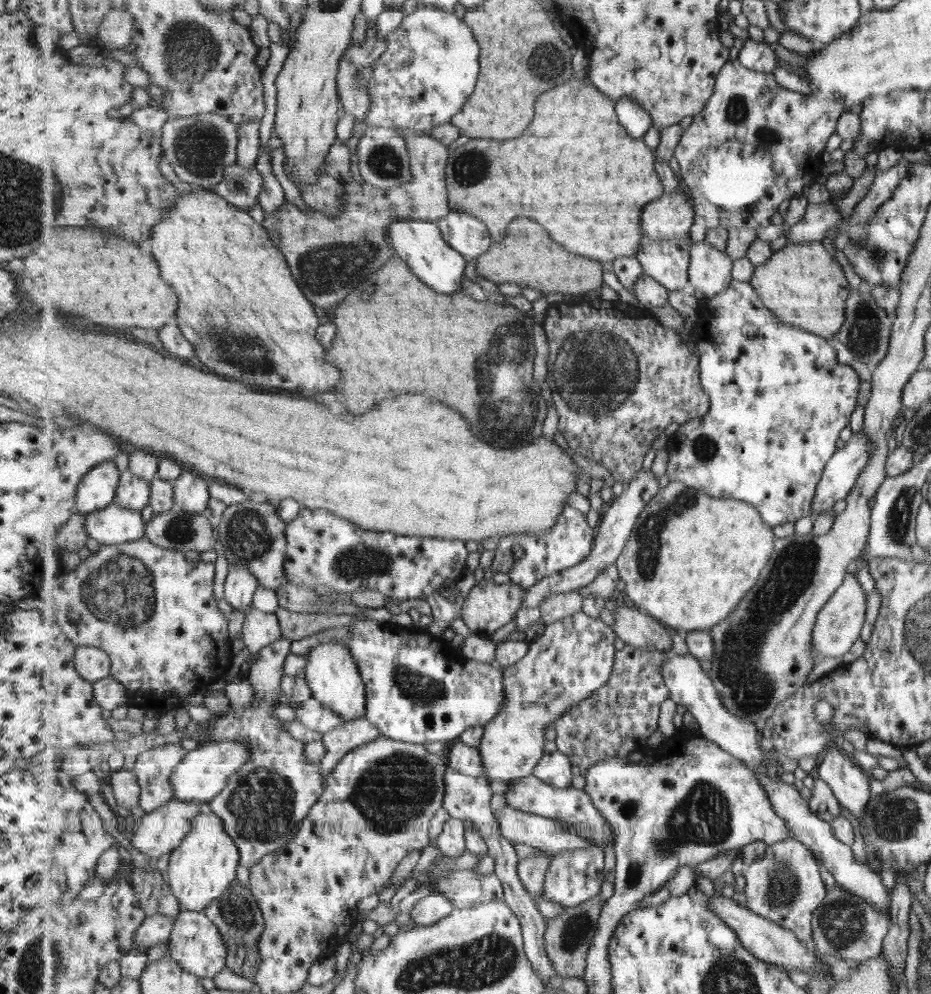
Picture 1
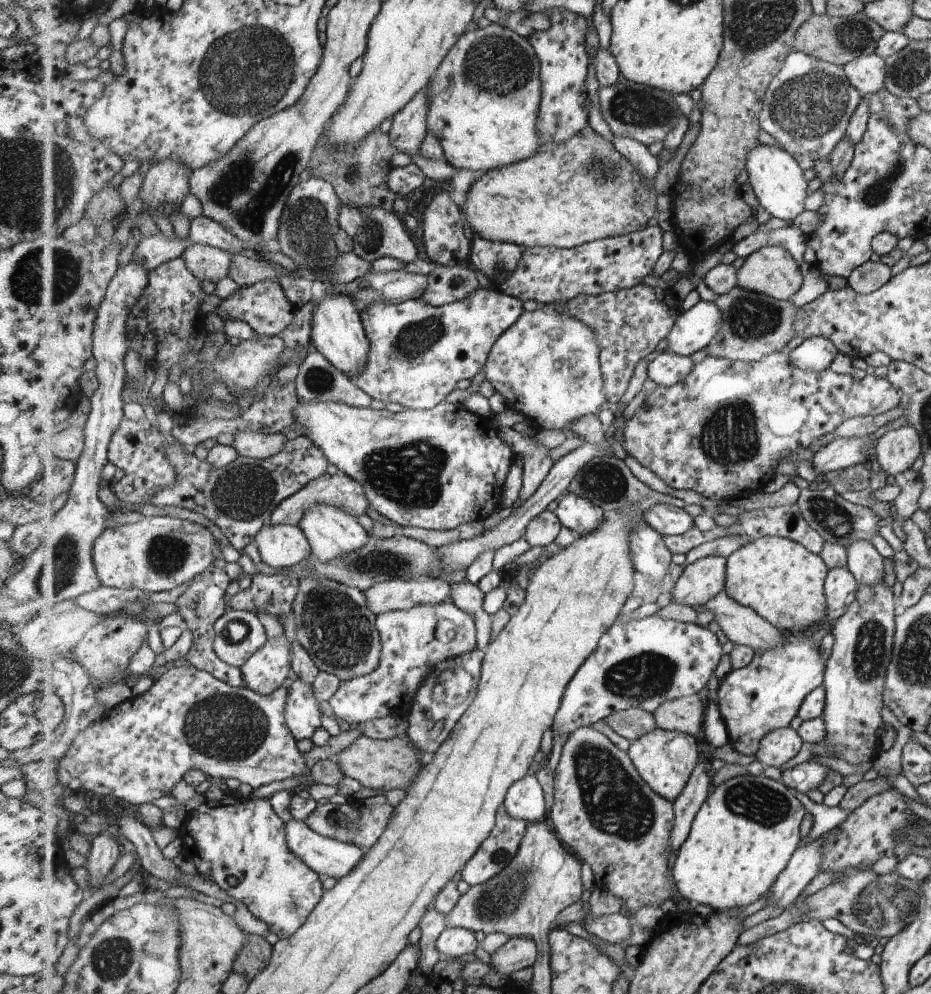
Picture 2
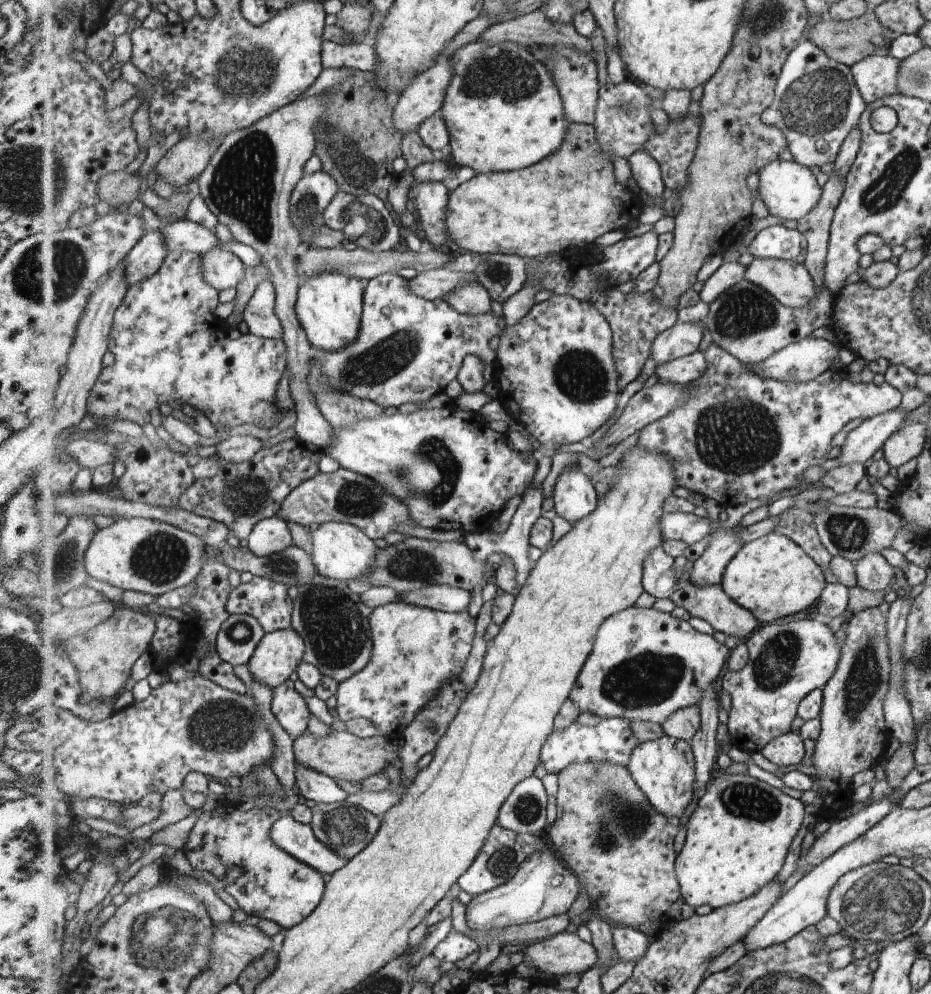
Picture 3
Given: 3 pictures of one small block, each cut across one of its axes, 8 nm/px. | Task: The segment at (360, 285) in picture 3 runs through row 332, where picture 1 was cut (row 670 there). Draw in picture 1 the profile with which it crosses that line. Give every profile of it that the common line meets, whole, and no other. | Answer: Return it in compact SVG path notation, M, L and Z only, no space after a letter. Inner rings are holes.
M325 642L309 651L305 680L311 688L312 696L327 709L341 715L345 722L359 721L366 717L369 698L366 697L366 683L363 681L360 667L355 662L350 648L343 642Z

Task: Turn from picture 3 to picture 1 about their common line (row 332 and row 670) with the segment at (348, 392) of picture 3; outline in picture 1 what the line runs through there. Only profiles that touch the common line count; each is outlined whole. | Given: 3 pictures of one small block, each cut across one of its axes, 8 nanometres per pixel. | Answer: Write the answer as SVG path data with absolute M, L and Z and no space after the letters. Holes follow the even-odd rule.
M359 612L356 614L358 616L358 619L356 621L353 621L350 624L350 637L345 639L343 642L346 646L350 648L351 654L353 655L353 658L355 659L355 662L358 663L358 666L360 667L360 672L363 678L363 681L366 683L366 697L369 698L369 707L367 708L367 715L366 718L373 723L373 725L377 726L377 729L381 732L382 737L388 737L395 741L400 742L413 742L415 744L427 744L427 743L433 743L433 742L447 742L447 740L455 740L455 738L460 739L460 737L463 735L463 732L466 732L467 729L473 727L473 726L483 726L485 727L489 722L492 722L499 716L499 712L503 710L503 706L505 706L505 675L503 675L504 669L499 667L497 669L495 666L492 666L491 663L486 662L479 662L478 660L468 659L464 656L463 653L457 651L457 649L453 649L453 646L451 645L451 641L445 640L443 637L436 637L434 635L430 635L429 632L418 632L414 626L407 621L404 621L403 619L393 619L390 623L381 623L377 620L374 620L373 618L370 618L367 616L367 614L364 614L363 612Z

